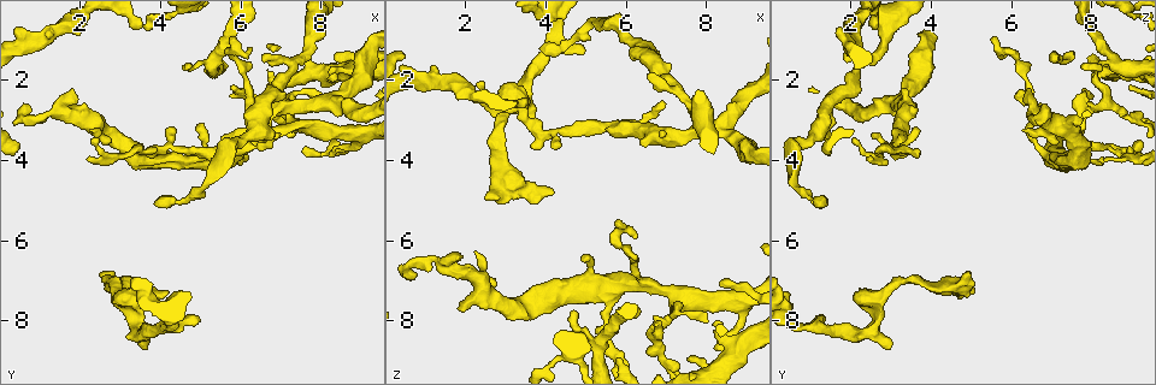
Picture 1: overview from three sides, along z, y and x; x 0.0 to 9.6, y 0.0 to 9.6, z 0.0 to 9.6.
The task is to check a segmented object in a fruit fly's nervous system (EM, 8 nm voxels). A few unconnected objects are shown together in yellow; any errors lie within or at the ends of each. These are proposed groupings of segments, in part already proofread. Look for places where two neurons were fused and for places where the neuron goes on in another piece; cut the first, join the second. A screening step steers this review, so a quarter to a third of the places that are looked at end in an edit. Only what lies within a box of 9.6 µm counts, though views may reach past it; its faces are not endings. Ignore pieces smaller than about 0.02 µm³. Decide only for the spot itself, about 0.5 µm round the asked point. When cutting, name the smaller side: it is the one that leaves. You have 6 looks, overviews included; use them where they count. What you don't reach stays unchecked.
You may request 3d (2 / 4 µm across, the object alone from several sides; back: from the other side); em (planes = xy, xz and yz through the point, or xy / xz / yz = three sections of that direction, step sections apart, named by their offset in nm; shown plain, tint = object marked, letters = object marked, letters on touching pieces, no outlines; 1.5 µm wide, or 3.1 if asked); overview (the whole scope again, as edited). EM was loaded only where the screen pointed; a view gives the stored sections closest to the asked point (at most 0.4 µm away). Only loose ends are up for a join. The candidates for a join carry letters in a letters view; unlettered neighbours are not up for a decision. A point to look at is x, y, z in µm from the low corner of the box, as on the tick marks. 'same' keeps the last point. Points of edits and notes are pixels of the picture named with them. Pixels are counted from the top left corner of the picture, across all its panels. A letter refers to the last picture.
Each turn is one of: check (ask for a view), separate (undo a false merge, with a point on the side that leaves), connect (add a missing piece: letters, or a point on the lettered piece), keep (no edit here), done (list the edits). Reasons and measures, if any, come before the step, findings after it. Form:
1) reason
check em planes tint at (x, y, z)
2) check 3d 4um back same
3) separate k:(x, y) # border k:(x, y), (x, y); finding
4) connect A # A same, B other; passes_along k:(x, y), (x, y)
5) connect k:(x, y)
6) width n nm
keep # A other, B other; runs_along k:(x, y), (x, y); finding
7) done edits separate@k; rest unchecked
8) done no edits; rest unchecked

an open end
check em xy step 8 letters at (7.00, 3.40, 2.55)

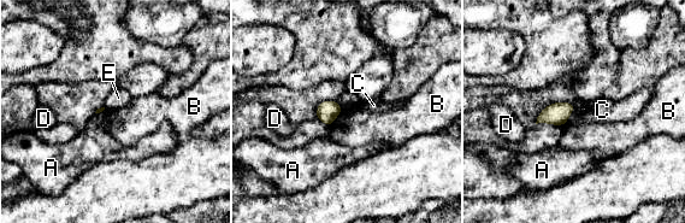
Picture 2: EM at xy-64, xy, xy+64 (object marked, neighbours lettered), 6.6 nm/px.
check em planes letters same

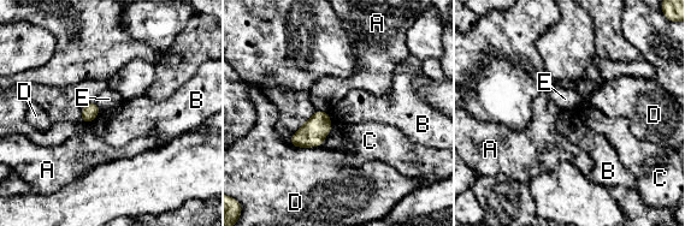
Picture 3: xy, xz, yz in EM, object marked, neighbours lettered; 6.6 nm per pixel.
keep # A other, B other, C other, D other, E other; border 3:(100, 111), (93, 122); no lettered piece goes on from it

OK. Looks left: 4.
free end
check 3d 4um at (6.75, 1.75, 8.15)

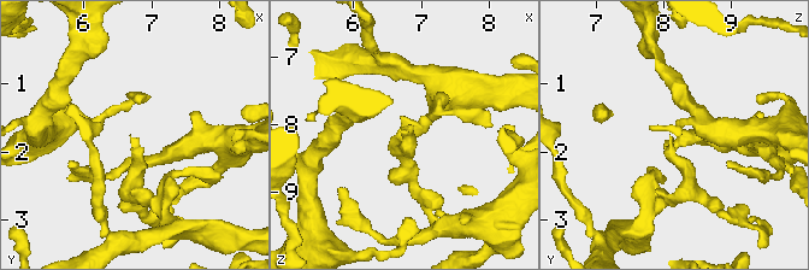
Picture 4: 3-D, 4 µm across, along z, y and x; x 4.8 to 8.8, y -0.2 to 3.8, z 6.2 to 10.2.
shape alone is not enough
check em planes plain at (6.70, 1.85, 8.10)

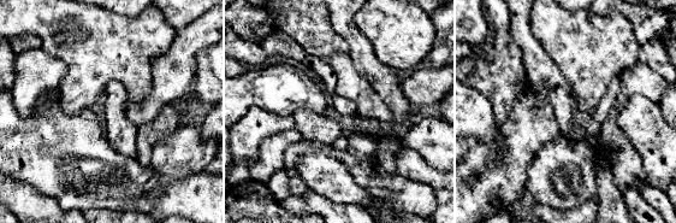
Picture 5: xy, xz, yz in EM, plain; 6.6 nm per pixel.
see the neighbours
check em planes letters same

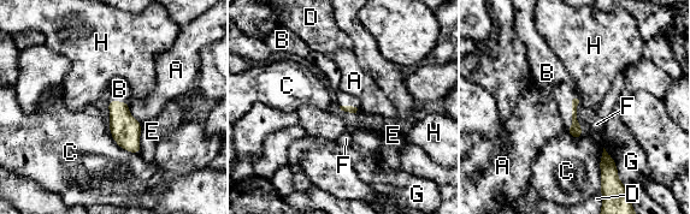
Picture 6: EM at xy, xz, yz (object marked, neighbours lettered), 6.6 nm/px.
connect B # A other, B same, C other, D other, E other, F other, G other, H other; passes_along 6:(576, 131), (572, 113), (554, 81); the neuron continues

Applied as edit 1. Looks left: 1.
done edits connect@6; rest unchecked

